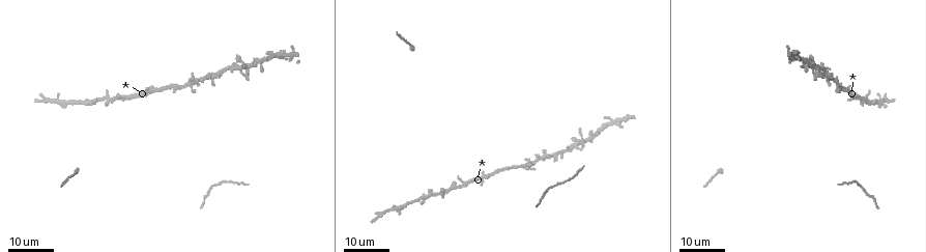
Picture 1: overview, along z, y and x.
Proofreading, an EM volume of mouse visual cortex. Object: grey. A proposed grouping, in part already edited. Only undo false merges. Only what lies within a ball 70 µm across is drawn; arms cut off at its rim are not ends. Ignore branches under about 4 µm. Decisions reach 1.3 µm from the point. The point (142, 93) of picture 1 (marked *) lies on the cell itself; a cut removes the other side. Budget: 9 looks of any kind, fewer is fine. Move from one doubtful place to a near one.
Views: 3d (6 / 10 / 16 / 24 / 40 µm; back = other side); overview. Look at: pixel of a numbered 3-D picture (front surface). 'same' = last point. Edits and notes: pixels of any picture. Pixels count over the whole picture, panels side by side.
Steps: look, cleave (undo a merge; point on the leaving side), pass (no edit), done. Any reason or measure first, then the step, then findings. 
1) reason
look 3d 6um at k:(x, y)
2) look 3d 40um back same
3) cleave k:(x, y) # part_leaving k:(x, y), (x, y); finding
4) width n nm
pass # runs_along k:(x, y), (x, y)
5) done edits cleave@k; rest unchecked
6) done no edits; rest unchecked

three-way junction
look 3d 24um at 1:(465, 184)

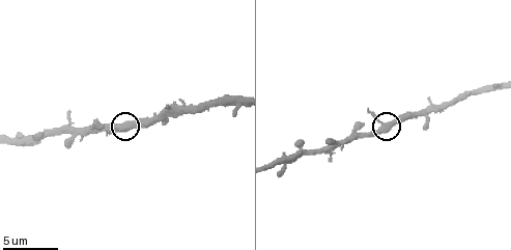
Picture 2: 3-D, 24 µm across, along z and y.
look 3d 6um at 2:(382, 127)

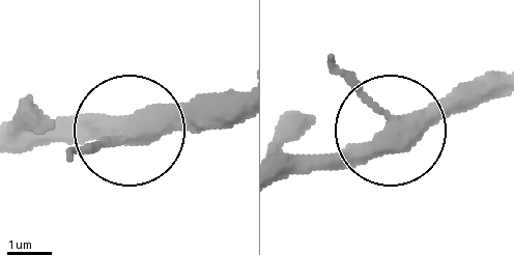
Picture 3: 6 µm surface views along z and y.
other side
look 3d 6um back at 3:(134, 133)

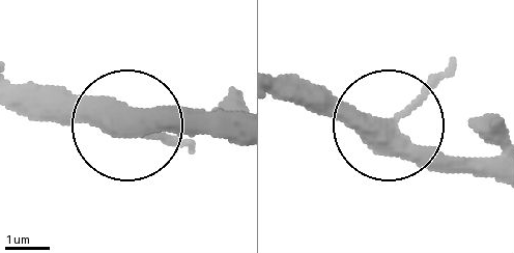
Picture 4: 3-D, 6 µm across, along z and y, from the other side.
width 410 nm
pass # runs_along 4:(21, 83), (133, 128), (233, 128); continuous, no second cell

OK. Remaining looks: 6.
thick turns thin
look 3d 24um at 1:(717, 170)

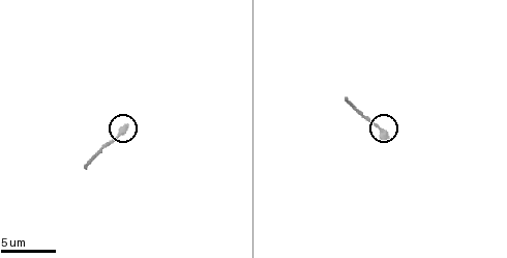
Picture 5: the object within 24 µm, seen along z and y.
look 3d 10um at 5:(382, 135)

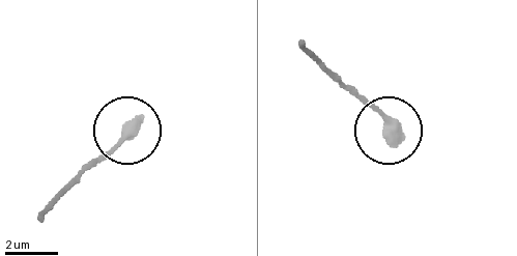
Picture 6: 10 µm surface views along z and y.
pass # all the same cell

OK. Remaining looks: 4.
thick turns thin
look 3d 24um at 1:(185, 86)

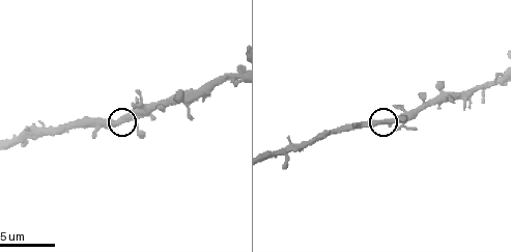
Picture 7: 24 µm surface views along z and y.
look 3d 6um at 7:(377, 123)

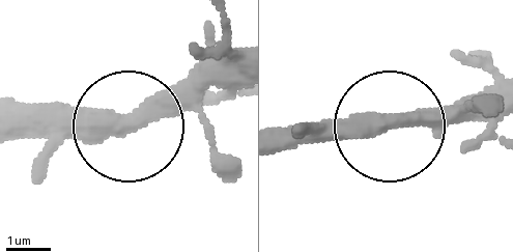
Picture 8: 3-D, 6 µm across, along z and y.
pass # runs_along 8:(20, 135), (98, 135), (232, 90); all the same cell

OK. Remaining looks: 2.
three arms meet
look 3d 16um at 1:(53, 102)

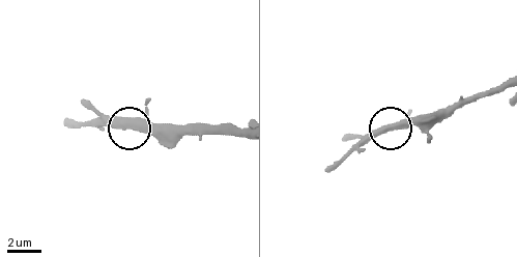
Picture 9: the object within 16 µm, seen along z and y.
look 3d 10um at 9:(394, 127)

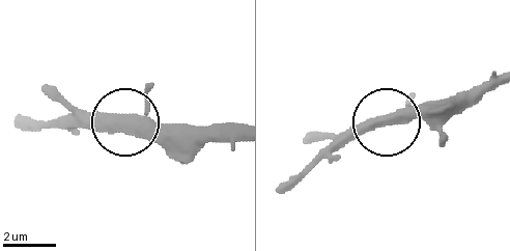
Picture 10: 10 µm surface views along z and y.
arms 3
pass # runs_along 10:(234, 129), (50, 122); all the same cell

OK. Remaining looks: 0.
done no edits; rest unchecked

